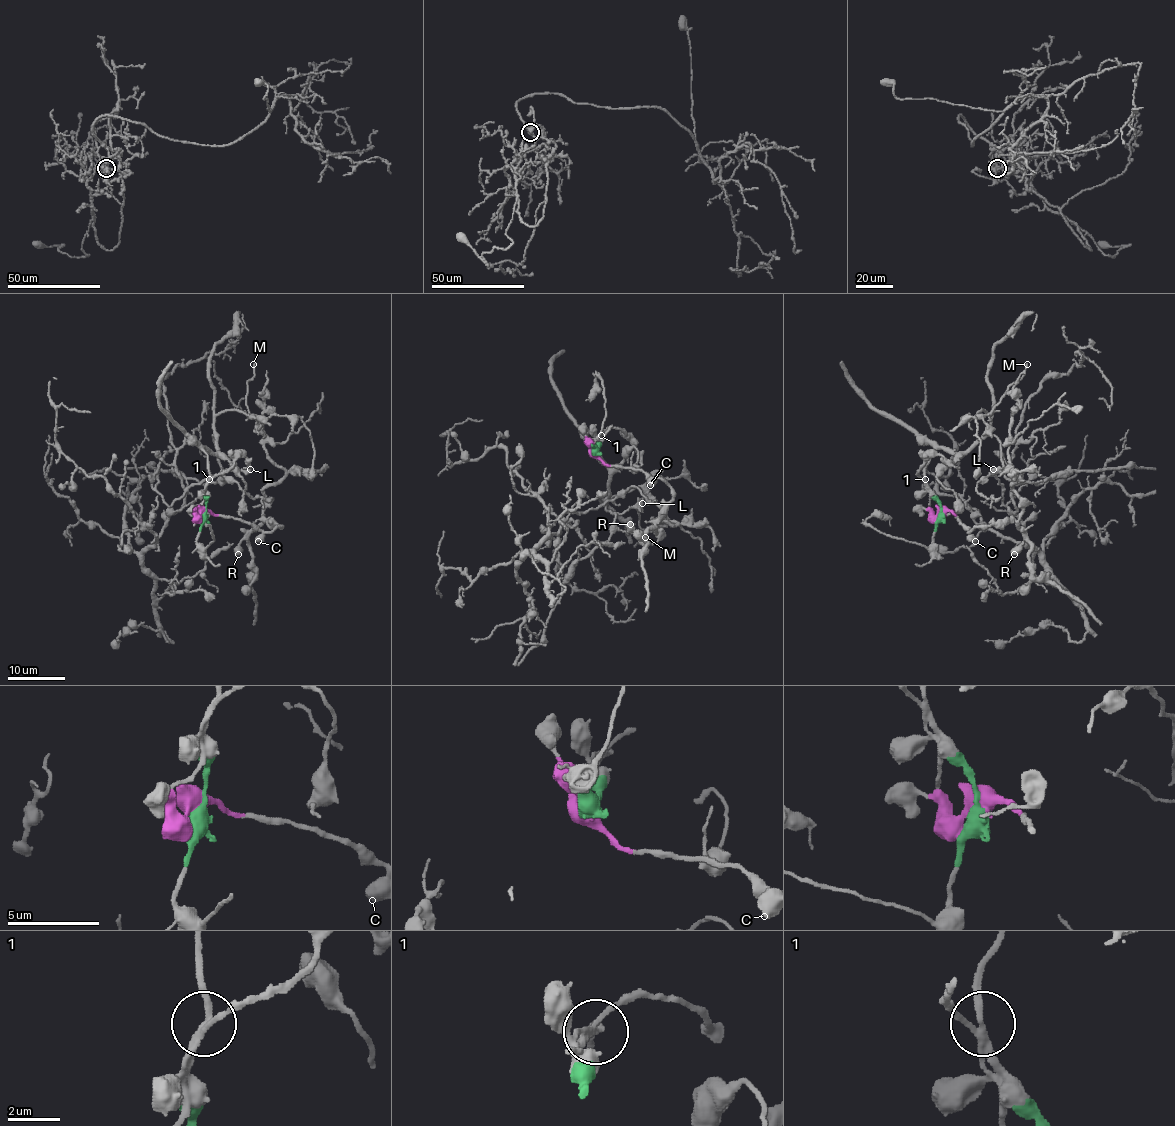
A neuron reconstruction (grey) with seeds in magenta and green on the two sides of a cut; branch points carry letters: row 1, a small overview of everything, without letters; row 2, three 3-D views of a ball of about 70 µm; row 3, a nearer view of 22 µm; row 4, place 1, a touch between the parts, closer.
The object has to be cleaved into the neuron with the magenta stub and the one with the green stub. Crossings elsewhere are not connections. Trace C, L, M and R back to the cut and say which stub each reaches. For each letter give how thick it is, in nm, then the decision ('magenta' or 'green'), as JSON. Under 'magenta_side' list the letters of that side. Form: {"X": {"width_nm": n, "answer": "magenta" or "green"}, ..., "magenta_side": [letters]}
{"C": {"width_nm": 600, "answer": "magenta"}, "L": {"width_nm": 650, "answer": "green"}, "M": {"width_nm": 140, "answer": "green"}, "R": {"width_nm": 650, "answer": "magenta"}, "magenta_side": ["C", "R"]}

